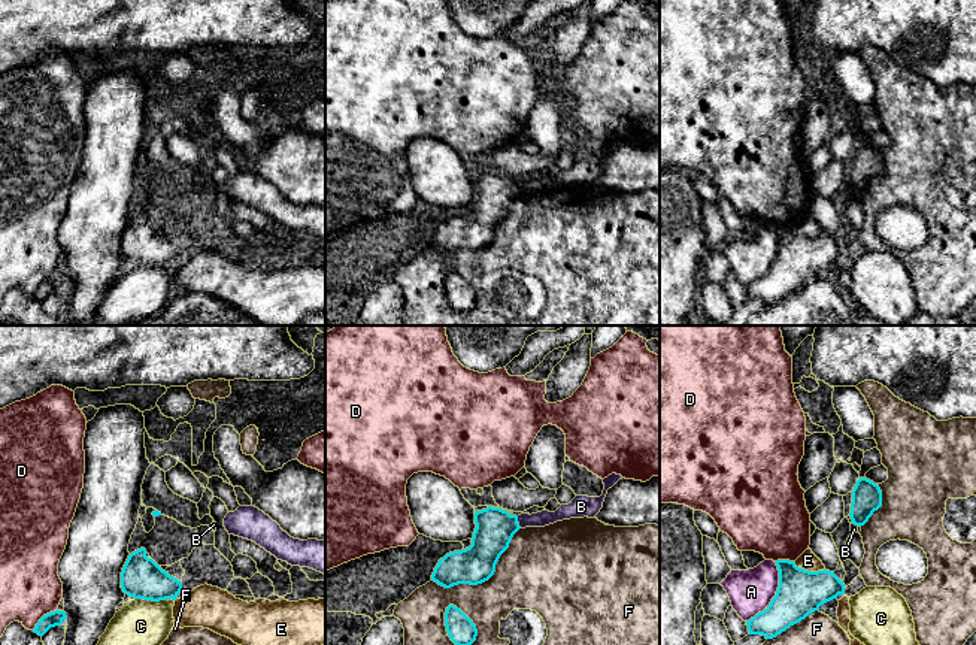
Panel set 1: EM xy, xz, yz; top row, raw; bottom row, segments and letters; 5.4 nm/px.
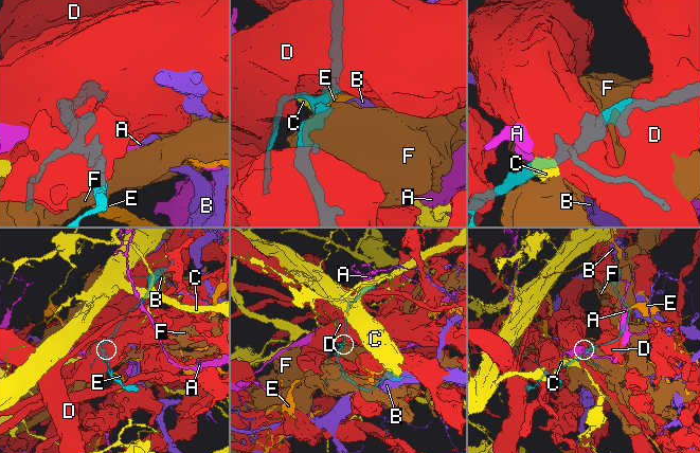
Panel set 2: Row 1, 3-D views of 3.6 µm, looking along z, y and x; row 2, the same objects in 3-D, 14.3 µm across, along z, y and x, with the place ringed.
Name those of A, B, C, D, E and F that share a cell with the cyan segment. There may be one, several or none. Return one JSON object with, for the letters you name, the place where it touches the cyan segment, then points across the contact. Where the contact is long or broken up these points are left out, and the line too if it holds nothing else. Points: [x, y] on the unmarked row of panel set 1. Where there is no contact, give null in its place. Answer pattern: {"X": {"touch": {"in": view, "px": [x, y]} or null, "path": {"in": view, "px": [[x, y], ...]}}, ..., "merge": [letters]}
{"merge": []}

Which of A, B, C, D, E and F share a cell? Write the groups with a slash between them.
A / B / C / D / E / F

